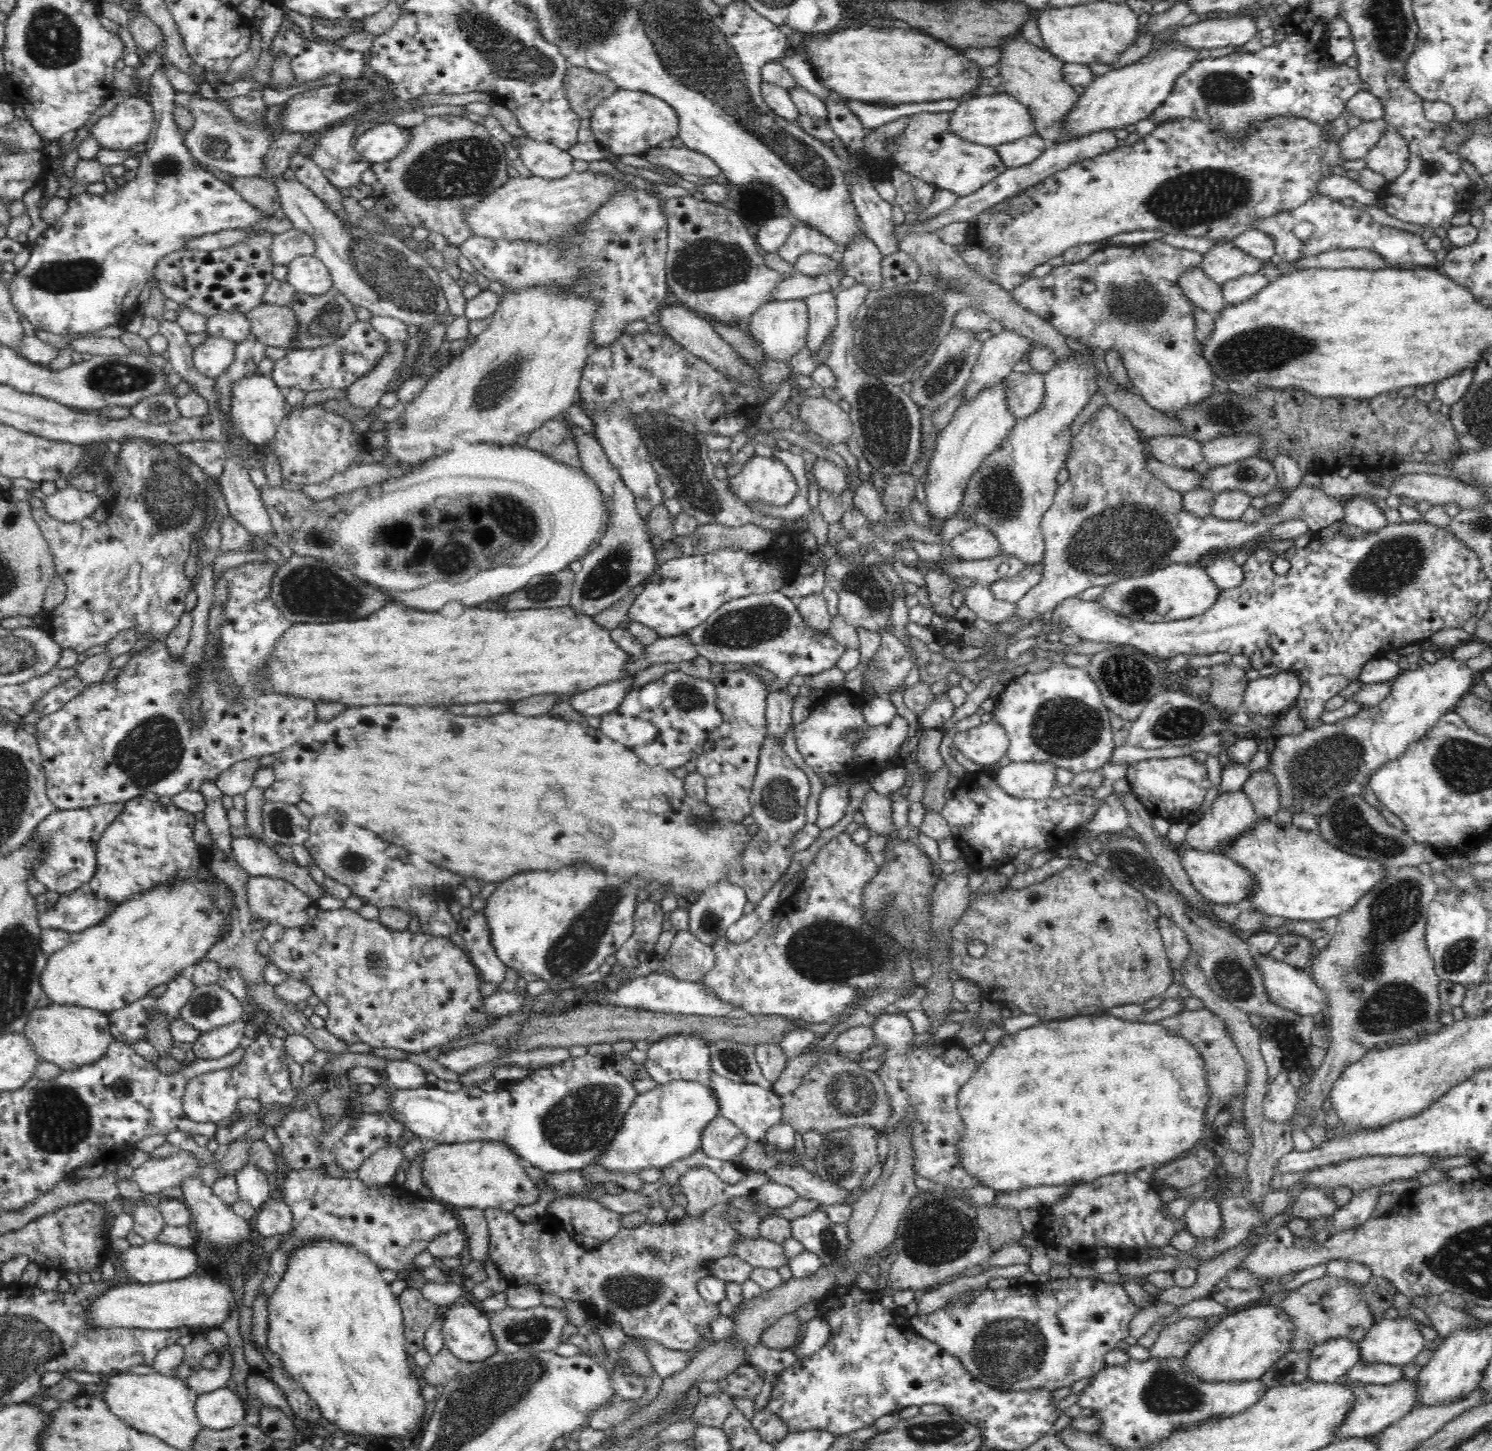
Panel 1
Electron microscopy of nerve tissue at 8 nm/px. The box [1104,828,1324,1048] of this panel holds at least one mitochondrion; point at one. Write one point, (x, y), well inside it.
(1231, 976)

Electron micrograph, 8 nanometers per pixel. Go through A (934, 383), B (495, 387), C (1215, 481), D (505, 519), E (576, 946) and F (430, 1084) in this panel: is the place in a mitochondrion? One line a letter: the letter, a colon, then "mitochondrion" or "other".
A: mitochondrion
B: mitochondrion
C: other
D: mitochondrion
E: mitochondrion
F: other

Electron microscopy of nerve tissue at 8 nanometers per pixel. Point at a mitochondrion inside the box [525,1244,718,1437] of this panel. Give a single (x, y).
(632, 1292)

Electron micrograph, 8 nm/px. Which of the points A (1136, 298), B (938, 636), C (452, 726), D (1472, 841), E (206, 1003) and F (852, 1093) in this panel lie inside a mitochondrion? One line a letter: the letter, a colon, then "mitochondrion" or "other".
A: mitochondrion
B: other
C: mitochondrion
D: other
E: mitochondrion
F: mitochondrion

